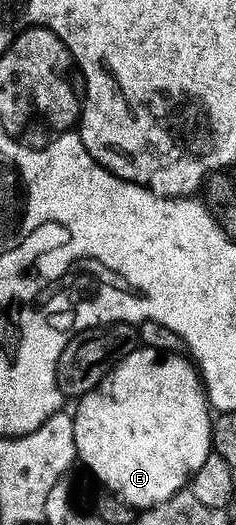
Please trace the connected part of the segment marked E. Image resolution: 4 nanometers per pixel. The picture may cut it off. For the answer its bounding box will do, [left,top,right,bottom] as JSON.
[71,346,211,509]

